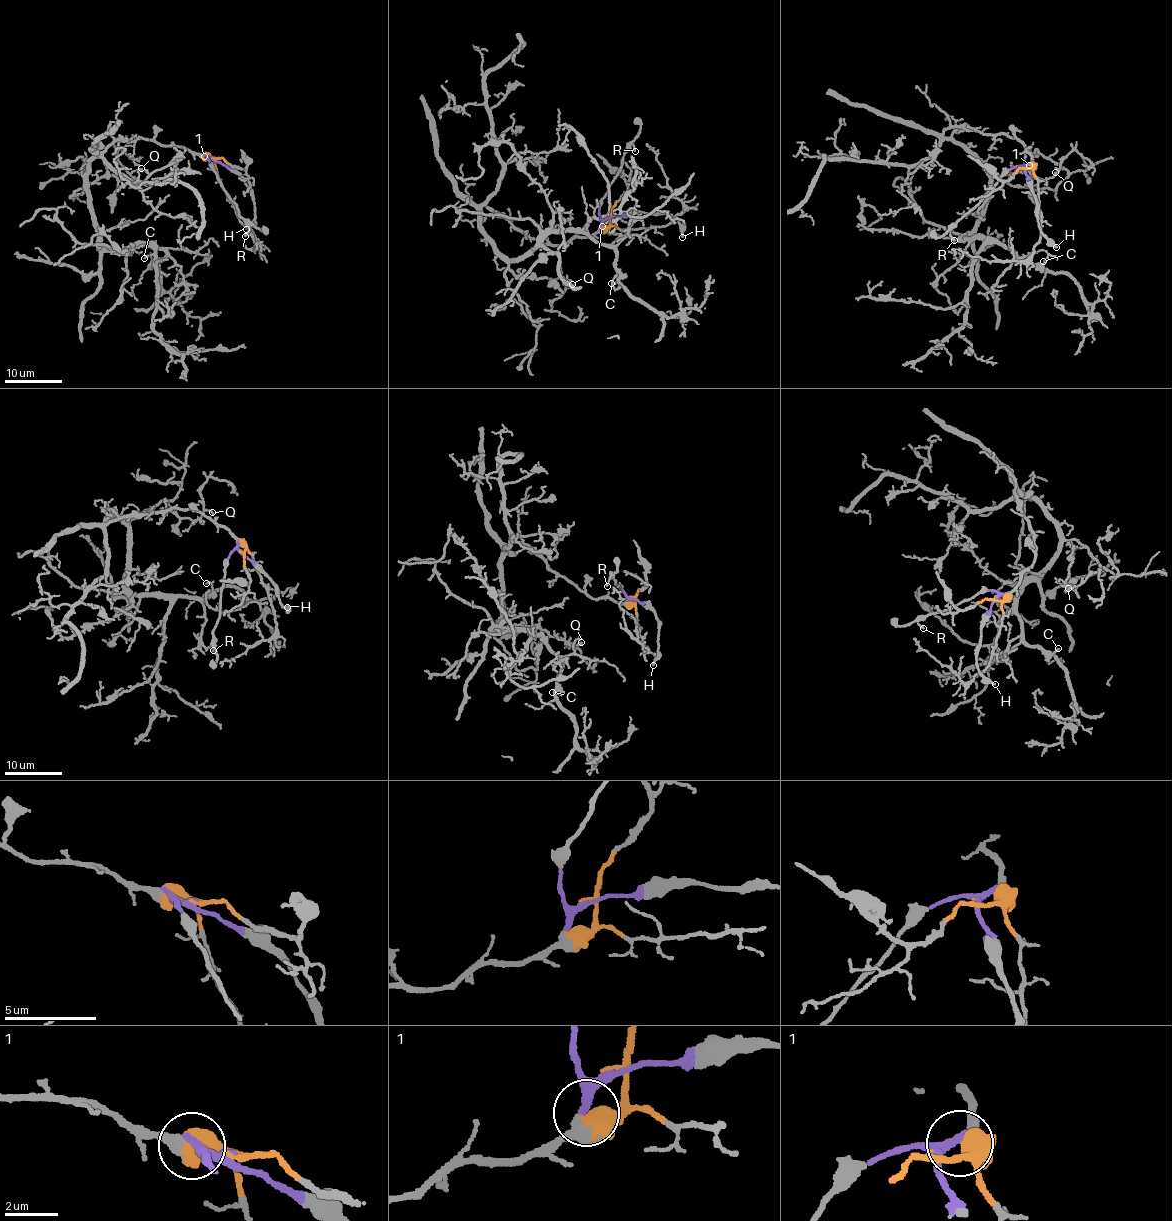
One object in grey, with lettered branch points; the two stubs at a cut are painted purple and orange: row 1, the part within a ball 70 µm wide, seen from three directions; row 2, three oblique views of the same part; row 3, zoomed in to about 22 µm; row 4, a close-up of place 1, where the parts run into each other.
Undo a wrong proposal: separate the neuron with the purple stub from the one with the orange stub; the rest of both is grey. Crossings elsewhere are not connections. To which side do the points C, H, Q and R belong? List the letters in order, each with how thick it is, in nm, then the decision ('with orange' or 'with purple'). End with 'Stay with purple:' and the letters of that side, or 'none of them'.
C: 130 nm thick; with orange
H: 190 nm thick; with purple
Q: 160 nm thick; with orange
R: 160 nm thick; with purple
Stay with purple: H, R

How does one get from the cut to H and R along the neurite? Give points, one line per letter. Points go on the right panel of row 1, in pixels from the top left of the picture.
H: (1024, 167), (1023, 171), (1030, 178), (1041, 232), (1056, 248)
R: (1024, 167), (1019, 165), (1007, 169), (955, 223), (949, 232), (954, 240)

